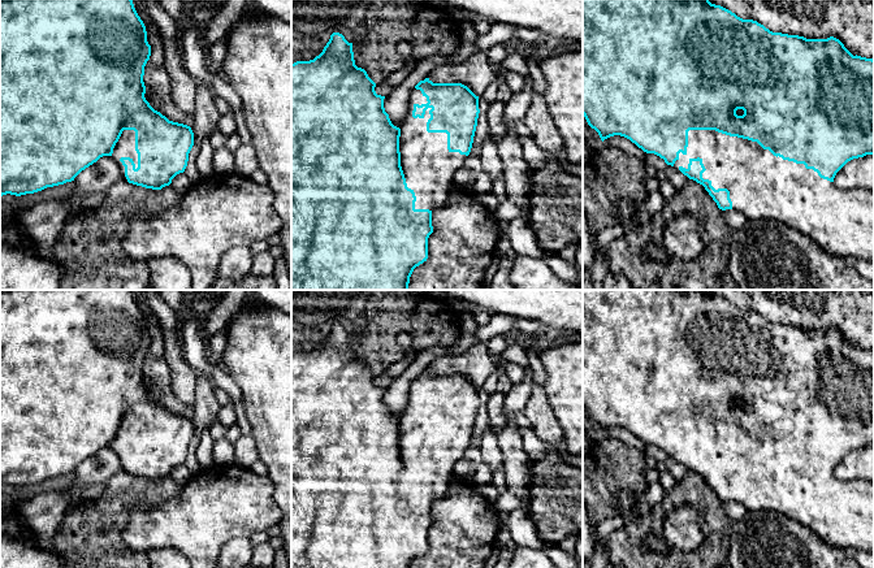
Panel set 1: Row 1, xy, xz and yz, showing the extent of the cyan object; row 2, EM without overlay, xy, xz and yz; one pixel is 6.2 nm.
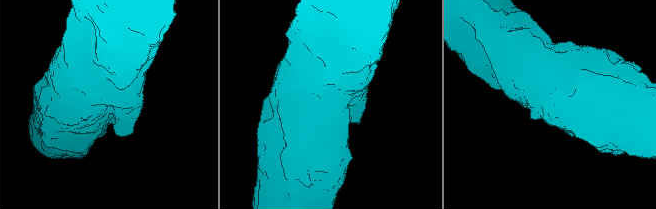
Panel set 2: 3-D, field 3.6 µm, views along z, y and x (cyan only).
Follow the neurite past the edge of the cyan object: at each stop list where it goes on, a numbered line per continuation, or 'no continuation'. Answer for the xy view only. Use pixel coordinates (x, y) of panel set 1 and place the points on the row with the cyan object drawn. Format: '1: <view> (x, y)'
1: xy (125, 147)

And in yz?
1: yz (762, 186)

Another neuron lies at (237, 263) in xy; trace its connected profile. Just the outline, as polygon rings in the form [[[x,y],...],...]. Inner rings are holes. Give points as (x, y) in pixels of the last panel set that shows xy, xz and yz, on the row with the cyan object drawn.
[[[248,246],[232,248],[218,264],[218,277],[241,279],[250,274],[255,255]]]

